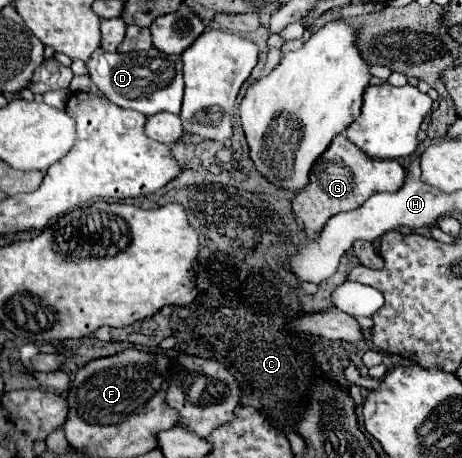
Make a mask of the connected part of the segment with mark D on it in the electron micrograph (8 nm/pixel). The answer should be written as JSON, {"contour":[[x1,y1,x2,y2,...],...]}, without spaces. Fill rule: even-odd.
{"contour":[[149,48,143,52,131,54,109,54,103,50,95,50,87,60,89,76,93,84,117,106,131,108,143,112,145,116,157,112,179,114,183,100,183,64,179,56,169,56,159,52,157,48]]}

